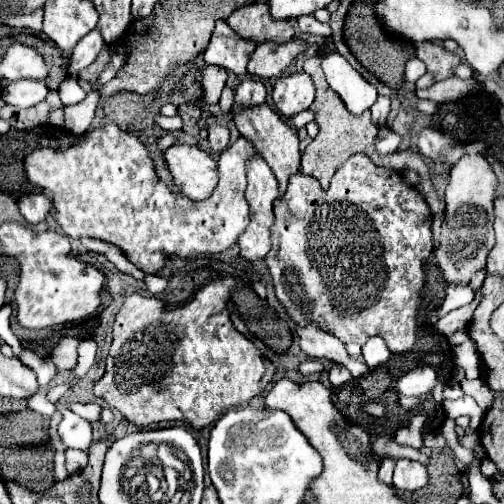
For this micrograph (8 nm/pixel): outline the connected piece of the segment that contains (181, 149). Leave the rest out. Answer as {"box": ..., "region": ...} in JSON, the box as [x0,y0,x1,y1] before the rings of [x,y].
{"box":[164,145,218,201],"region":[[[172,145],[164,153],[164,163],[174,185],[192,201],[210,197],[218,183],[216,161],[196,145]]]}

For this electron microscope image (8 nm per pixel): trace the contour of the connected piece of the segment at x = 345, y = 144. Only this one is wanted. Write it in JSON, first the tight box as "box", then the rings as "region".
{"box":[302,57,378,189],"region":[[[308,57],[304,61],[304,71],[310,73],[310,77],[316,83],[316,99],[314,105],[310,107],[314,111],[314,121],[318,123],[318,135],[312,139],[312,143],[306,147],[302,155],[302,173],[316,177],[322,185],[322,189],[328,189],[332,175],[336,169],[354,153],[364,153],[370,159],[376,157],[375,141],[378,129],[372,127],[370,110],[366,110],[360,117],[350,115],[342,103],[342,99],[330,89],[326,83],[326,77],[320,69],[320,59],[318,57]]]}

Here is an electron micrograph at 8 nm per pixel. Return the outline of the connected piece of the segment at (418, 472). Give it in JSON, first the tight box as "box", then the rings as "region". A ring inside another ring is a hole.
{"box":[394,459,428,491],"region":[[[396,459],[394,467],[394,489],[398,491],[418,491],[428,483],[426,467],[418,461]]]}

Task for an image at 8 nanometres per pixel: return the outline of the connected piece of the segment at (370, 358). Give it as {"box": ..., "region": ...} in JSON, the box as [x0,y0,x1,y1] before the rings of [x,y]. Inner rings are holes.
{"box":[362,335,392,367],"region":[[[378,335],[370,337],[362,347],[362,357],[370,367],[384,365],[390,359],[390,355],[392,355],[392,351],[388,349],[386,341],[382,337],[378,337]]]}

